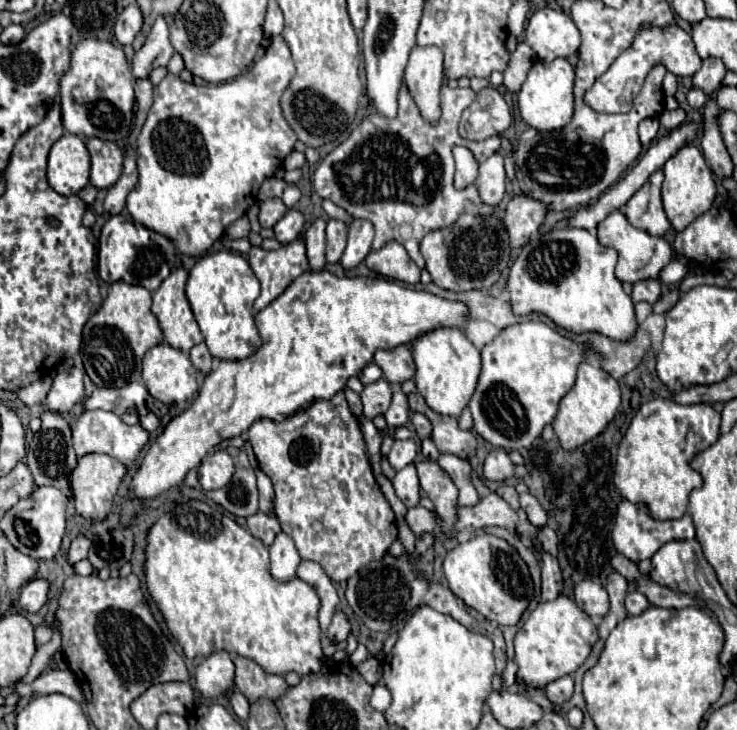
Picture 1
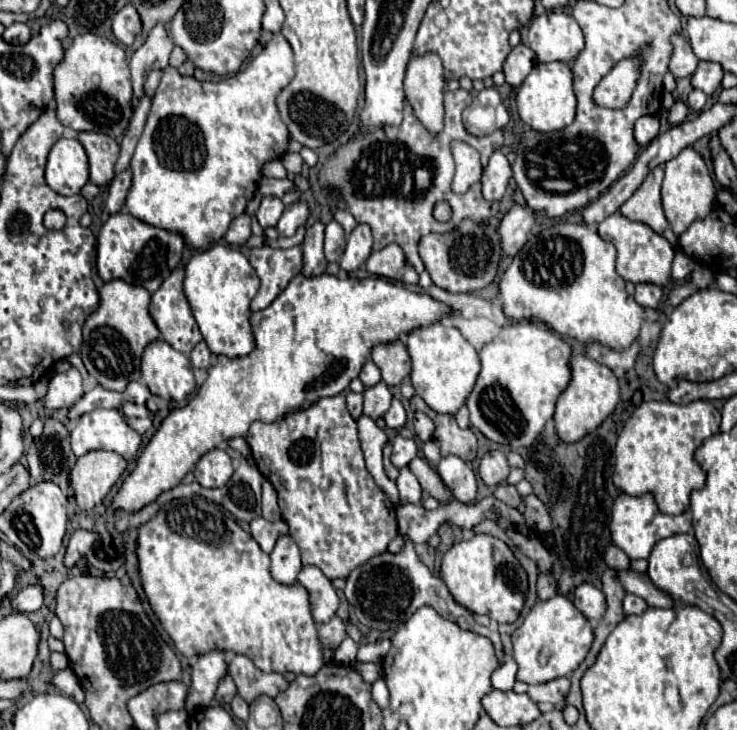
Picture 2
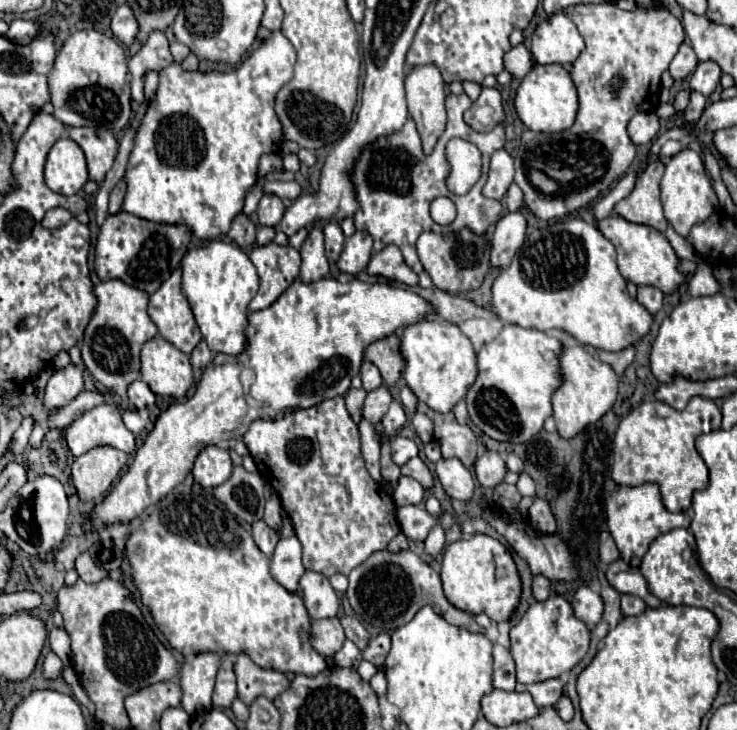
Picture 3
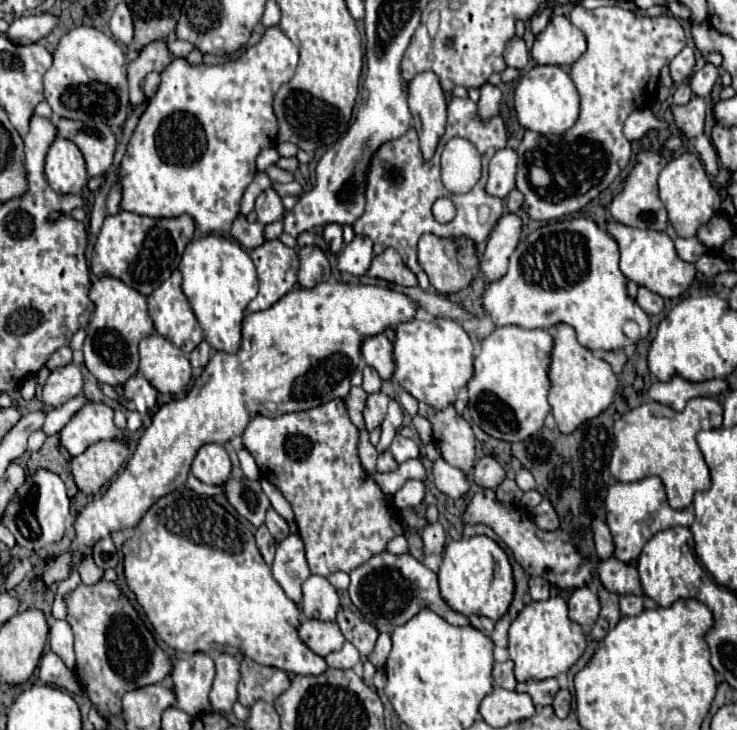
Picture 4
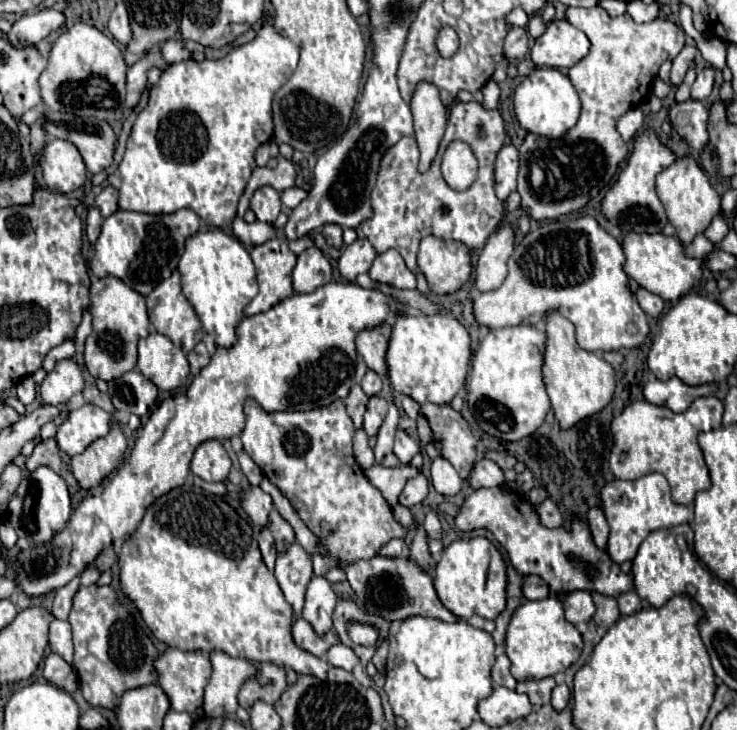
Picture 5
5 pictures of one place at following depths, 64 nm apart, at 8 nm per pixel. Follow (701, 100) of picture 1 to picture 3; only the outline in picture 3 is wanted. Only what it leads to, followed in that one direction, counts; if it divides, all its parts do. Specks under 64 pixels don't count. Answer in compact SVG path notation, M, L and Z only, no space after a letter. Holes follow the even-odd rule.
M692 92L688 108L682 112L684 124L686 124L686 126L688 126L688 124L696 124L696 120L700 120L704 108L706 108L706 98L704 98L700 92Z

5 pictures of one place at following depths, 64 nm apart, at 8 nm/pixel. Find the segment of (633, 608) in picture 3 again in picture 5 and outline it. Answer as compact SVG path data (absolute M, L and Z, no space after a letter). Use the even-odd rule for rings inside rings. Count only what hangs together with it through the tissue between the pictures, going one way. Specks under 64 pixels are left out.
M628 590L628 592L620 594L620 596L618 596L618 608L620 608L620 612L622 612L624 616L634 614L636 610L640 610L640 608L642 608L642 604L640 604L638 594L636 594L634 590Z

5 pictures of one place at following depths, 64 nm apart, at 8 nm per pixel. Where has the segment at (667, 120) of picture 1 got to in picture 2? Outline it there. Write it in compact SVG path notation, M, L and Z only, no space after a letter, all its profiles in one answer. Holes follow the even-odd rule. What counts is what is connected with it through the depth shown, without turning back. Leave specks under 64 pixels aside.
M676 100L674 106L670 108L668 122L670 122L670 124L680 124L680 122L686 120L686 114L688 114L688 106L686 106L682 100Z

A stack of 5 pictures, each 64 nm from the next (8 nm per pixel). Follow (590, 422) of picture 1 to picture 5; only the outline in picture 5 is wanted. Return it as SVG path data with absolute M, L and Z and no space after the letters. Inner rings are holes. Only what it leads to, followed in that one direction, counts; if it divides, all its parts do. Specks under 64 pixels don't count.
M556 310L546 312L544 330L546 330L546 352L544 352L542 378L556 420L560 422L562 428L570 428L576 422L584 420L586 416L600 412L612 400L616 386L614 370L604 358L578 346L574 338L574 326L560 312Z

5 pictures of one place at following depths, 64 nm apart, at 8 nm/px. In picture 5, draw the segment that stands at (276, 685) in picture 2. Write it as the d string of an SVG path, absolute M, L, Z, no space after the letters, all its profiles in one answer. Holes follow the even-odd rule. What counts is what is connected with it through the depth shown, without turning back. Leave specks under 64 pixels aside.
M260 664L260 674L256 678L264 678L264 680L244 682L244 686L240 688L240 694L238 694L238 704L246 710L250 710L256 700L274 704L286 690L286 674L280 666Z

